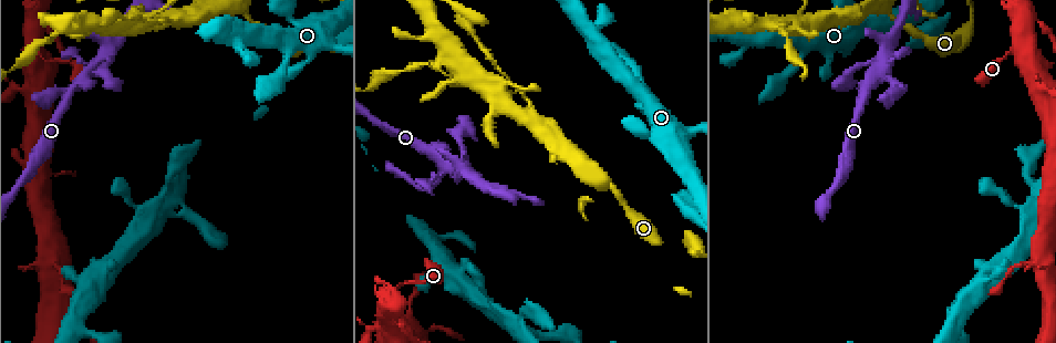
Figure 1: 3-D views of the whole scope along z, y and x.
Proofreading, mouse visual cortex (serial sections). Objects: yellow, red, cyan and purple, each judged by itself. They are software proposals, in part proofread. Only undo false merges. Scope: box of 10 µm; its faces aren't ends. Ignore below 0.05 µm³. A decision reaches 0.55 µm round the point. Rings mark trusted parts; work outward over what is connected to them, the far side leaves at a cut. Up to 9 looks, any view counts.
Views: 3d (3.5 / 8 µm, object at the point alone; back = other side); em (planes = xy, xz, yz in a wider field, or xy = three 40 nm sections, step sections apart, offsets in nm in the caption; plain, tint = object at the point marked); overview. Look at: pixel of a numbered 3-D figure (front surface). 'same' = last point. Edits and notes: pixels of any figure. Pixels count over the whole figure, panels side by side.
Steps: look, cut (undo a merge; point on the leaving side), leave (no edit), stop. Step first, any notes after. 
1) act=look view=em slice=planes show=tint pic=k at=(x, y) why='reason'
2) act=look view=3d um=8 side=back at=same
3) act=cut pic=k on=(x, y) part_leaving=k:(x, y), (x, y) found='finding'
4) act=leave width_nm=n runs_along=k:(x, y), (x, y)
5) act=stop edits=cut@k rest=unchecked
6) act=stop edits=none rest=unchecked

act=look view=3d um=3.5 side=back pic=1 at=(285, 62) why='narrows sharply'

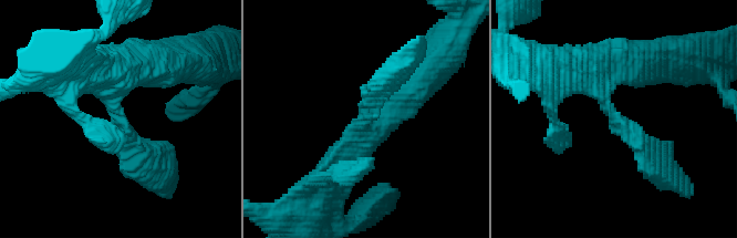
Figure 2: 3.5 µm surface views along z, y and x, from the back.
act=look view=em slice=xy step=5 show=tint pic=2 at=(364, 114) arm_widths_nm=300,450 why='now the EM'

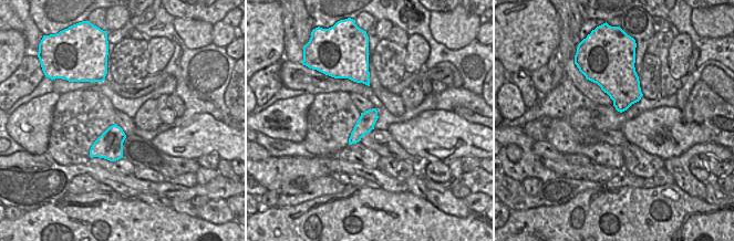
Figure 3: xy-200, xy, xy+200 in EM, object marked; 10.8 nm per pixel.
act=leave found='all the same cell'

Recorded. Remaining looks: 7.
act=look view=3d um=8 pic=1 at=(494, 94) why='abrupt turn'

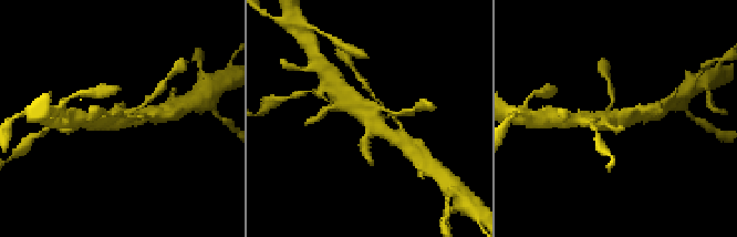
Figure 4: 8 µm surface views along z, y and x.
act=look view=3d um=3.5 at=same why='zoom in'

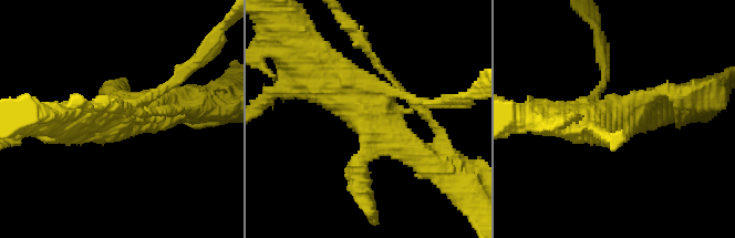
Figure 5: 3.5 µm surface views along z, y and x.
act=look view=em slice=planes show=tint pic=5 at=(618, 114)

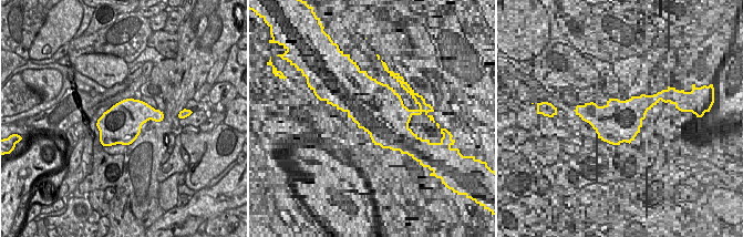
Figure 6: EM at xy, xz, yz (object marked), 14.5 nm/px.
act=leave found='continuous, no second cell'

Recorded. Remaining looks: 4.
act=look view=3d um=3.5 side=back pic=1 at=(781, 28) why='thick turns thin'

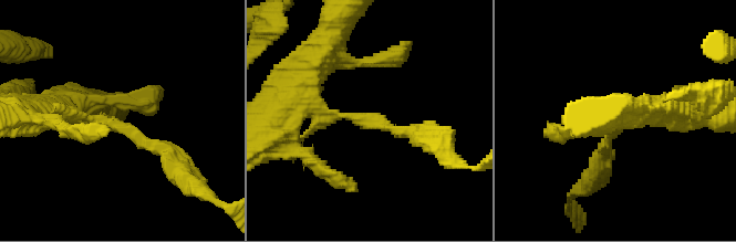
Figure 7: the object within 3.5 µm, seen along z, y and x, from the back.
act=look view=em slice=xy step=2 show=tint pic=7 at=(349, 114) arm_widths_nm=150,400 why='now the EM'

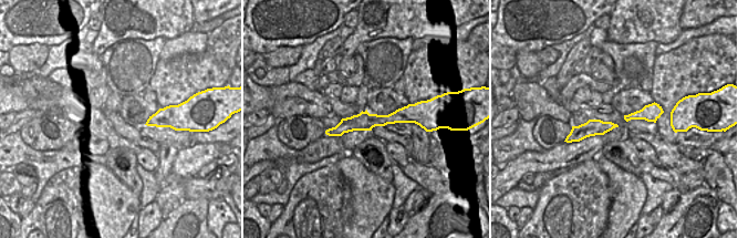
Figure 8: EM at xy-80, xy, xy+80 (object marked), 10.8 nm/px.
act=cut pic=7 on=(356, 120) width_nm=200 part_leaving=7:(323, 111), (360, 116), (414, 136) found='two cells meet here'

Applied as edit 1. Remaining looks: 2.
act=stop edits=cut@7 rest=unchecked

